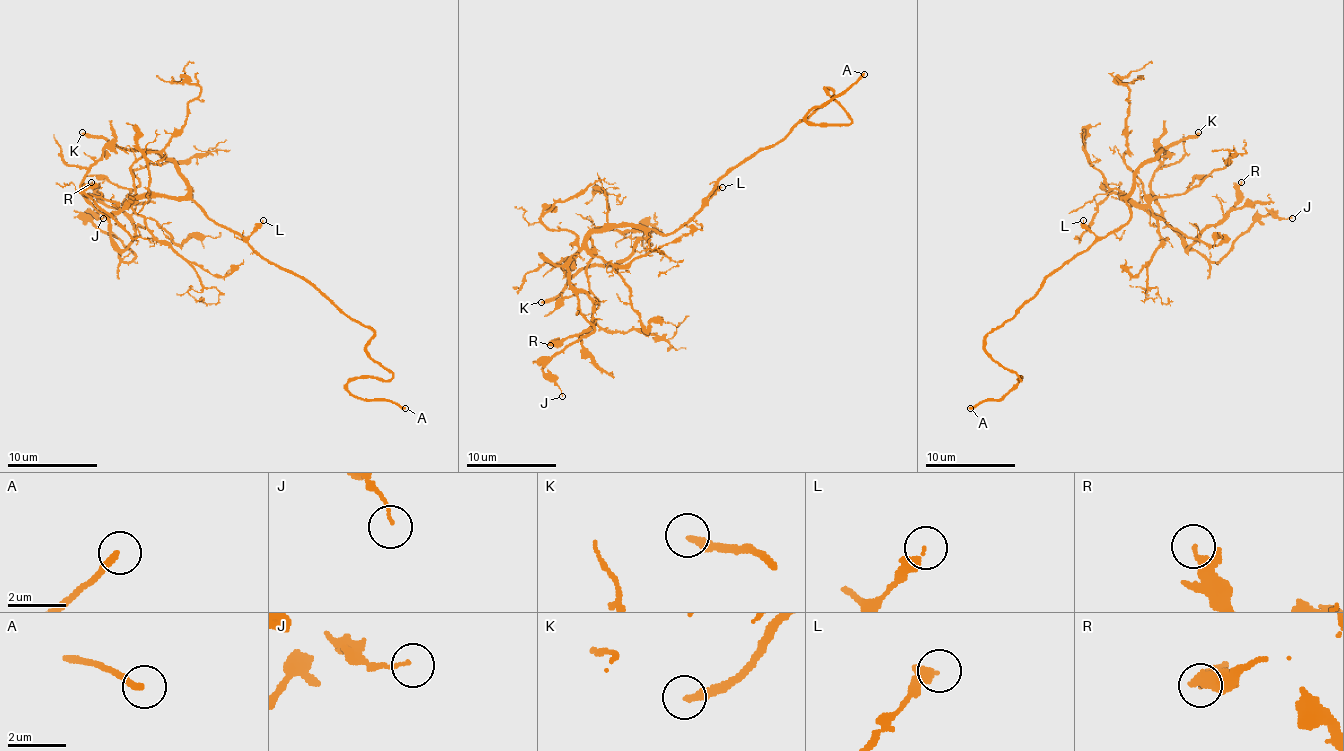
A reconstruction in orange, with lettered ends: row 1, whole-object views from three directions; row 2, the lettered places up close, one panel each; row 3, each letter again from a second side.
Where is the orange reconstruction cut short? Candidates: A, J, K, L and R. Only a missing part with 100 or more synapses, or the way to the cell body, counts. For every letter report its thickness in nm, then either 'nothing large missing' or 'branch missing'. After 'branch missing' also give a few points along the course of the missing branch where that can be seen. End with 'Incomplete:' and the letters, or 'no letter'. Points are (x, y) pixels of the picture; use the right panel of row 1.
A: 220 nm thick; branch missing
J: 80 nm thick; nothing large missing
K: 280 nm thick; branch missing
L: 360 nm thick; nothing large missing
R: 170 nm thick; nothing large missing
Incomplete: A, K

